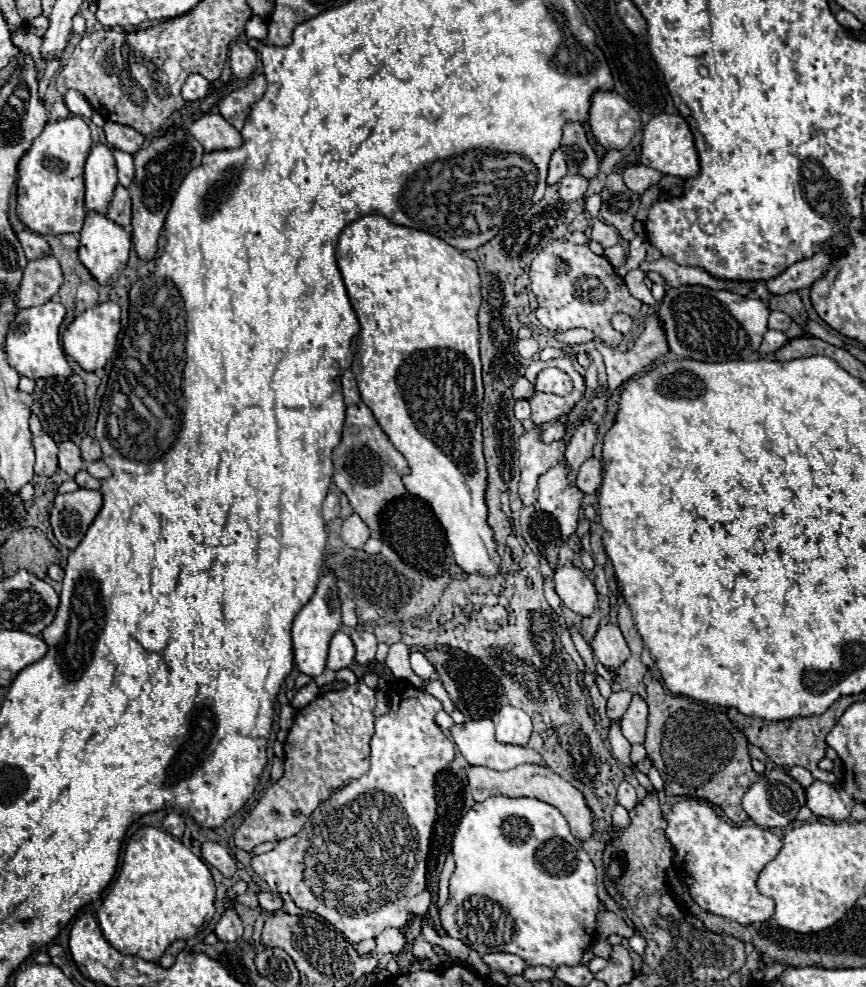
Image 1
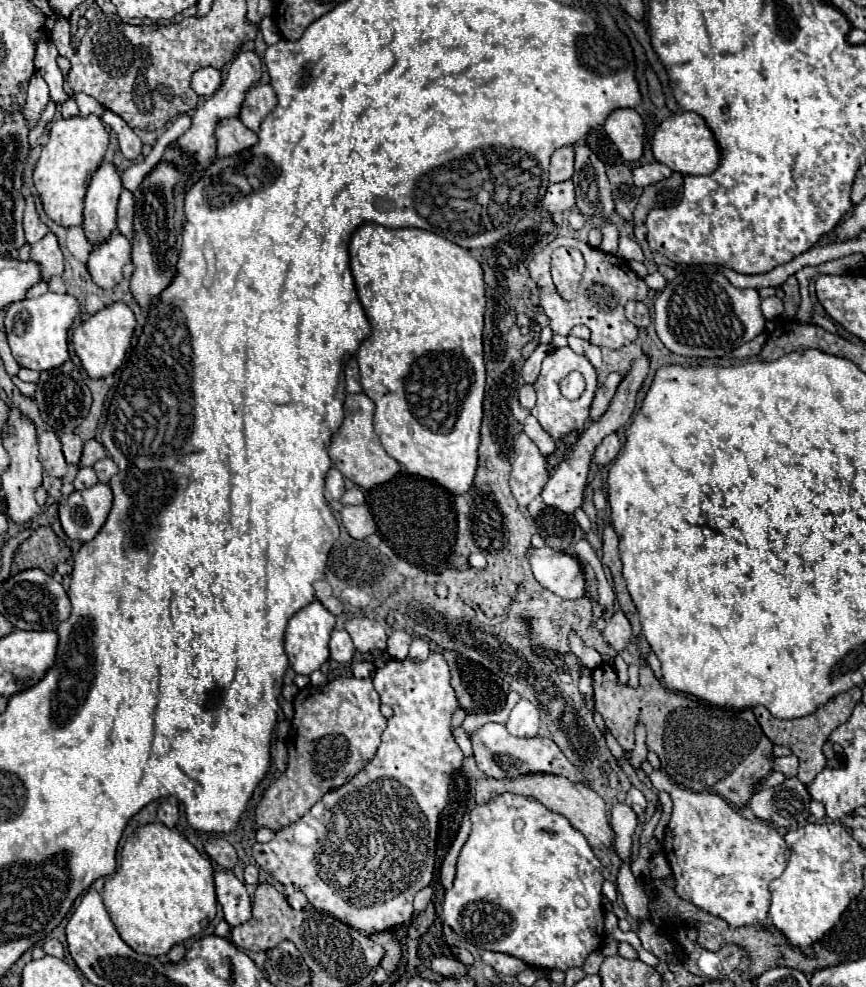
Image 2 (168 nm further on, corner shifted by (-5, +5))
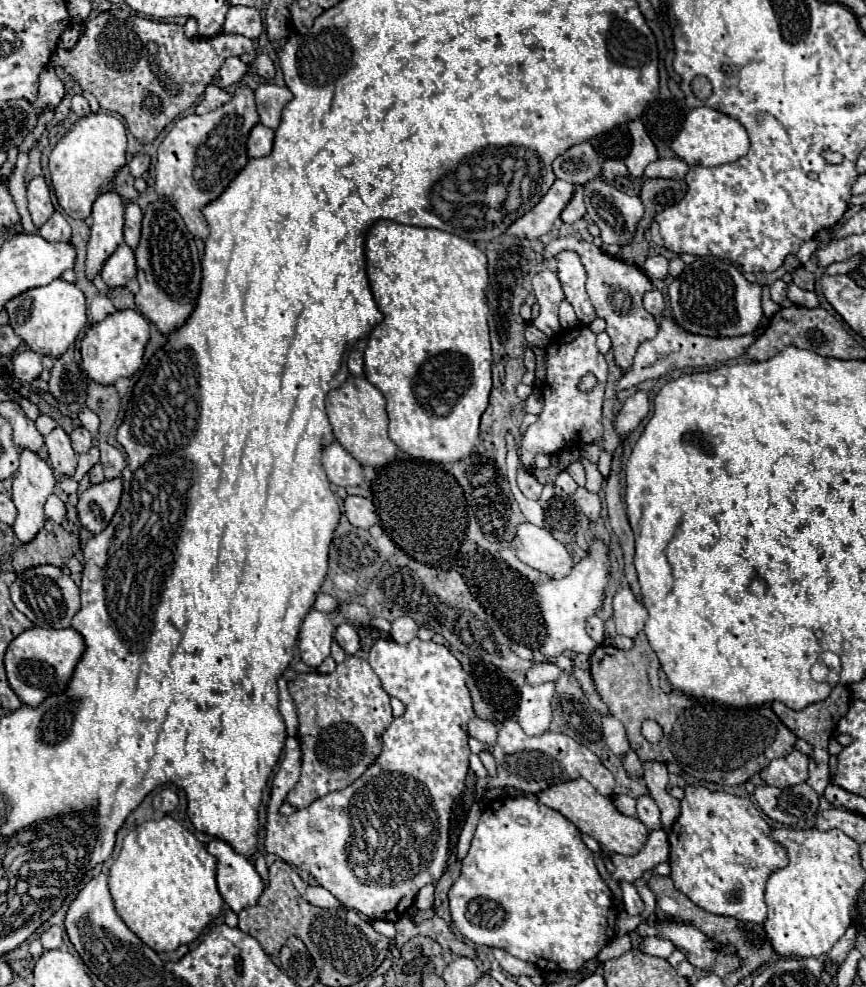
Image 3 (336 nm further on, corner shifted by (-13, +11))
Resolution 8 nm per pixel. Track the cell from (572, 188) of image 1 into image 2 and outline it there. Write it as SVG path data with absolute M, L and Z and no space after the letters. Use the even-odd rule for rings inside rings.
M563 181L563 183L555 183L547 187L545 197L539 201L539 211L547 211L551 215L555 213L563 213L573 209L575 203L575 191L573 191L573 183L571 181Z

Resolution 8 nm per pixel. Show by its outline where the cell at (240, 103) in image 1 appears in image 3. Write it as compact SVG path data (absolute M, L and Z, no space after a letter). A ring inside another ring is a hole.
M263 83L255 89L255 101L257 101L257 113L259 121L269 127L277 129L281 121L281 109L285 103L293 99L293 93L287 87L279 87L275 83Z

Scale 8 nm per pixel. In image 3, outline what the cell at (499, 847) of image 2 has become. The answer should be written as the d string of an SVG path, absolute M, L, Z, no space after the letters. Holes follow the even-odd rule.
M501 797L495 799L487 805L487 809L483 811L475 837L471 841L471 849L467 853L467 857L461 863L461 875L459 879L453 883L451 891L449 891L449 907L451 907L451 917L455 927L461 931L461 935L477 945L487 945L487 947L501 947L507 953L511 953L513 957L519 957L523 961L529 961L533 965L537 965L541 971L577 971L581 969L589 959L593 959L603 945L607 945L613 937L615 937L615 907L613 907L613 897L609 887L605 885L605 881L601 879L595 861L593 861L593 853L587 849L587 845L581 839L579 827L573 825L569 819L565 819L559 811L549 809L529 797Z

